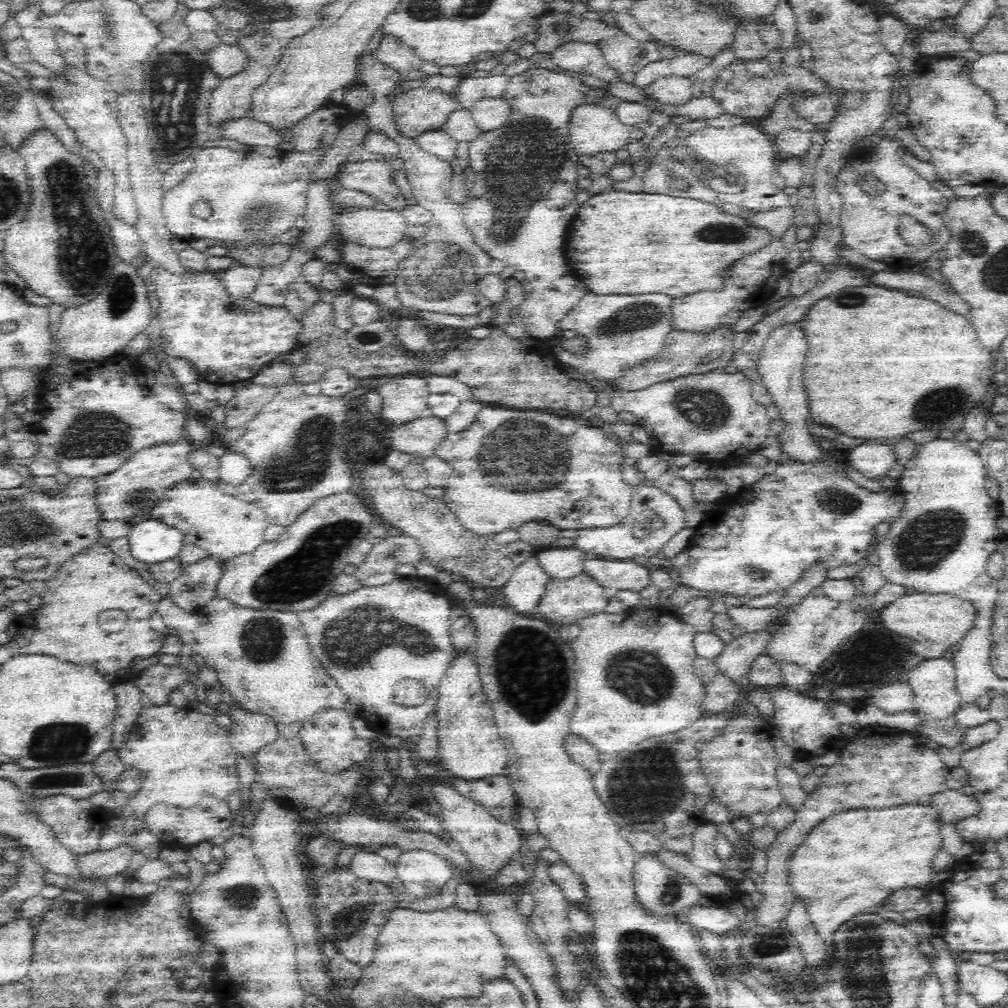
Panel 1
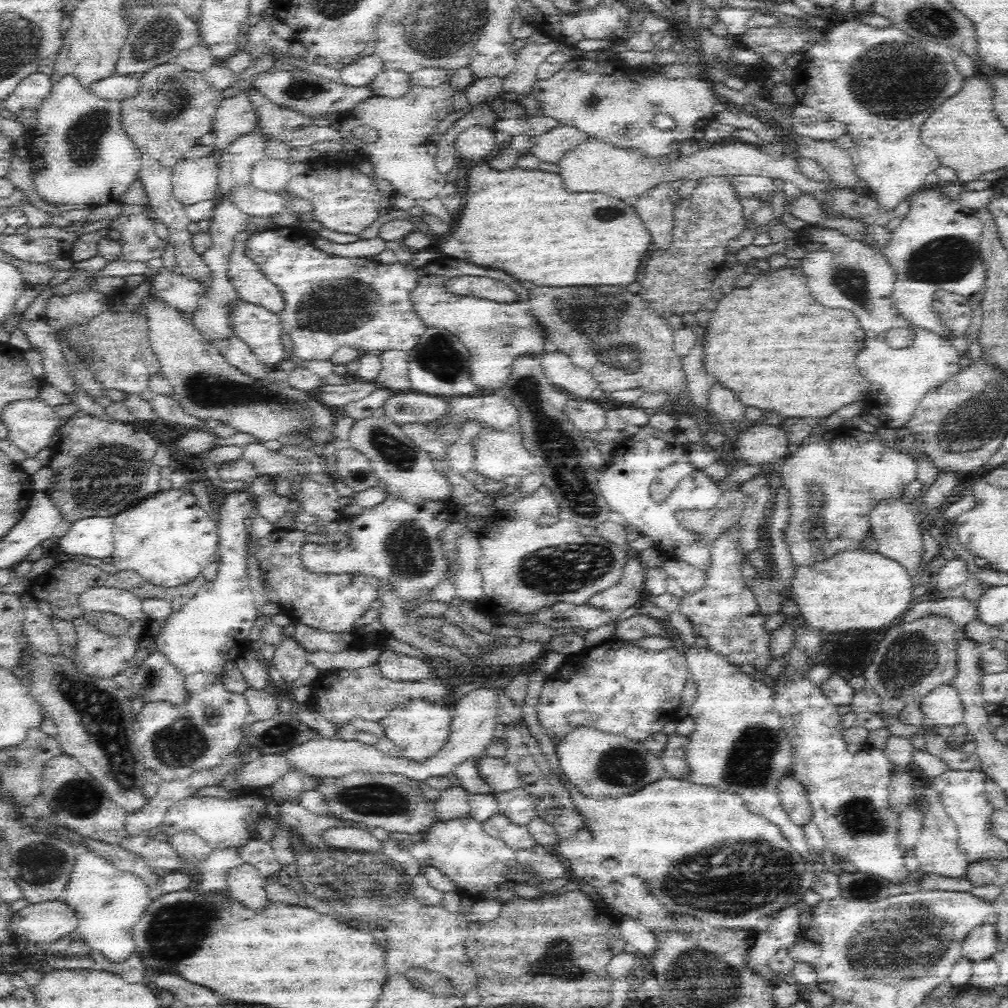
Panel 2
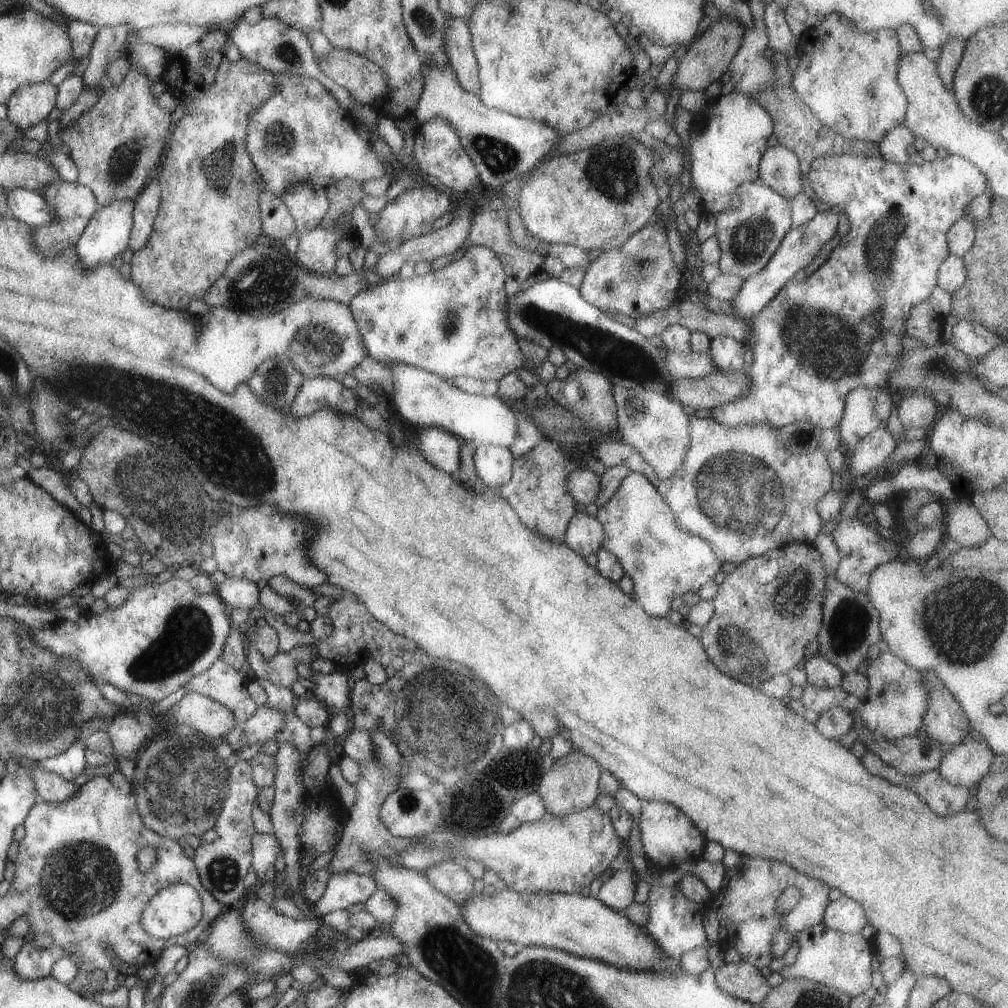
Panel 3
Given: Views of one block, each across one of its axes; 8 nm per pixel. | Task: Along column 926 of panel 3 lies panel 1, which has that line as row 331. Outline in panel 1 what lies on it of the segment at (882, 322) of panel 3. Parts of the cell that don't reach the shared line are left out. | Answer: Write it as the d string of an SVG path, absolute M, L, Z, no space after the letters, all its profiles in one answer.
M159 265L152 270L152 282L160 301L162 350L169 357L191 362L197 381L232 386L252 379L274 357L294 351L301 321L285 306L268 308L251 298L230 300L221 279L219 272L178 275Z

